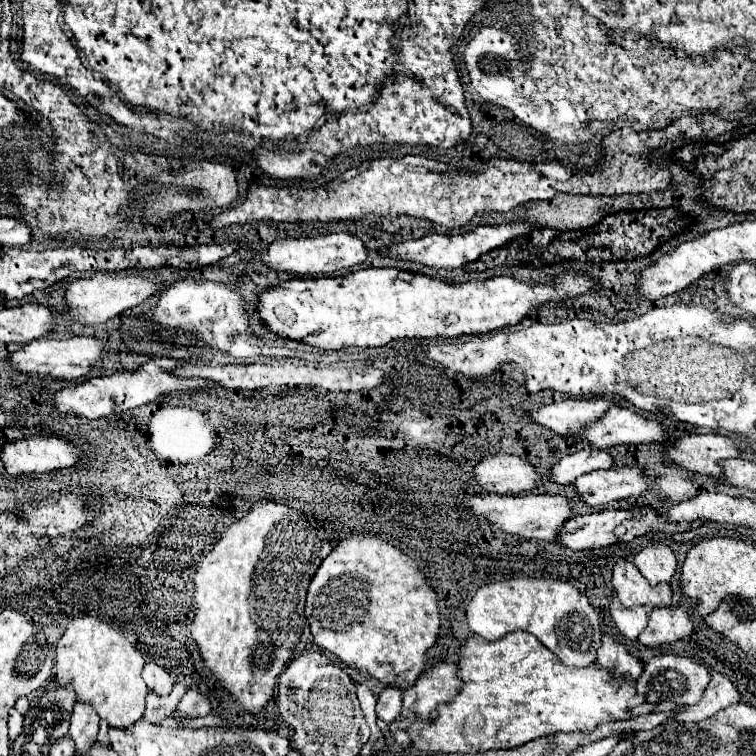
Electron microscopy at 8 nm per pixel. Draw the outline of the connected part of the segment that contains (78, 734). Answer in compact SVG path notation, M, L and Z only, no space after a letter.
M77 701L73 707L69 727L69 735L77 745L77 753L87 753L87 747L91 747L91 743L97 739L97 731L99 731L99 715L89 703Z

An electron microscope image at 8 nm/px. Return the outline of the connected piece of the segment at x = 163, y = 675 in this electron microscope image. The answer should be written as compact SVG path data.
M145 663L145 675L143 675L147 687L151 687L159 695L167 695L173 689L175 671L163 671L159 663Z

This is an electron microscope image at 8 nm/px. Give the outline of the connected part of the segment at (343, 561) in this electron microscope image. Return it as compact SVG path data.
M359 533L339 541L337 547L323 559L315 573L315 581L309 585L305 615L315 643L321 649L333 653L363 675L401 689L411 687L425 671L427 651L435 645L441 627L439 597L423 577L419 563L395 543L387 543L387 539L373 533Z

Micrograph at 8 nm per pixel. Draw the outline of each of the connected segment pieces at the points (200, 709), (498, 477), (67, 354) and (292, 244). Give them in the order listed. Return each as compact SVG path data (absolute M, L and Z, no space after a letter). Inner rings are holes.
M189 689L175 709L175 715L179 715L179 717L203 717L209 713L211 713L209 699L195 689Z
M513 455L485 457L475 465L477 483L489 493L521 495L523 491L537 489L541 485L541 471L527 459Z
M73 335L69 339L35 339L31 343L27 343L23 349L15 351L9 355L9 359L13 361L13 369L25 373L25 375L33 375L37 373L41 379L67 379L67 381L75 381L83 375L87 375L93 365L97 363L97 359L103 357L103 341L97 337L87 337L87 335Z
M339 231L339 233L329 233L313 239L281 239L271 243L271 247L265 249L259 257L275 271L287 271L293 275L329 275L363 263L367 255L369 249L357 235Z

